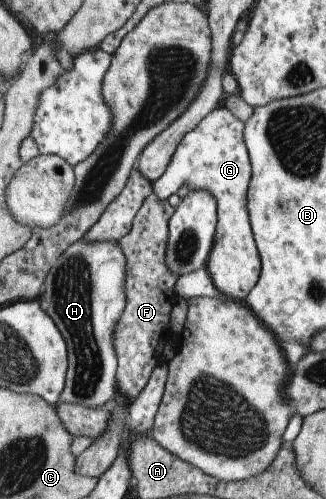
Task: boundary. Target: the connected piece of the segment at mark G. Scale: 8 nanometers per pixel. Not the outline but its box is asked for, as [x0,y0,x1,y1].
[152,106,262,302]

